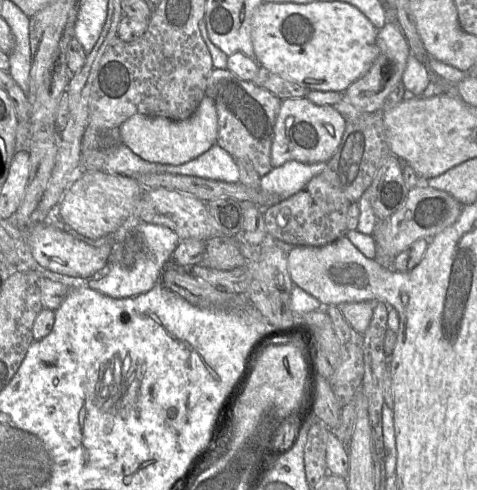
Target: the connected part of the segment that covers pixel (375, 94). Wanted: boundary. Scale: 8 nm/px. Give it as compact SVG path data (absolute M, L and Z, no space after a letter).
M389 19L387 23L378 30L376 42L379 48L379 54L371 68L363 77L352 83L344 92L343 100L351 103L364 113L382 111L384 100L390 91L402 81L407 58L410 55L407 40L394 19Z

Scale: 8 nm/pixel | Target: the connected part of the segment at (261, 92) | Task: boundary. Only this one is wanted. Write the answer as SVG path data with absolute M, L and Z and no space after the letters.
M214 68L207 82L205 95L215 102L218 116L216 144L234 159L249 160L262 177L272 170L271 146L274 125L281 106L281 99L270 91L245 81L228 69Z

